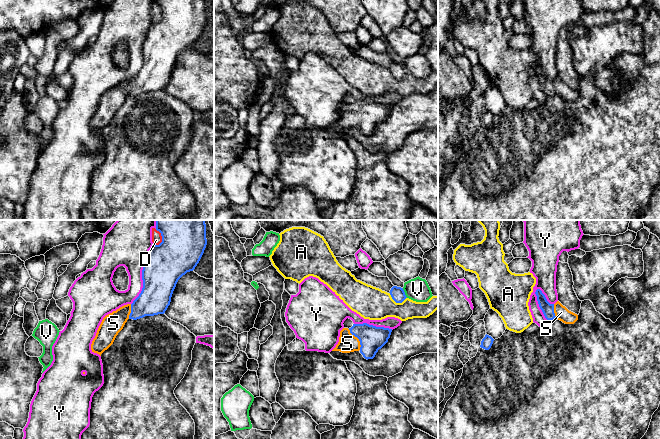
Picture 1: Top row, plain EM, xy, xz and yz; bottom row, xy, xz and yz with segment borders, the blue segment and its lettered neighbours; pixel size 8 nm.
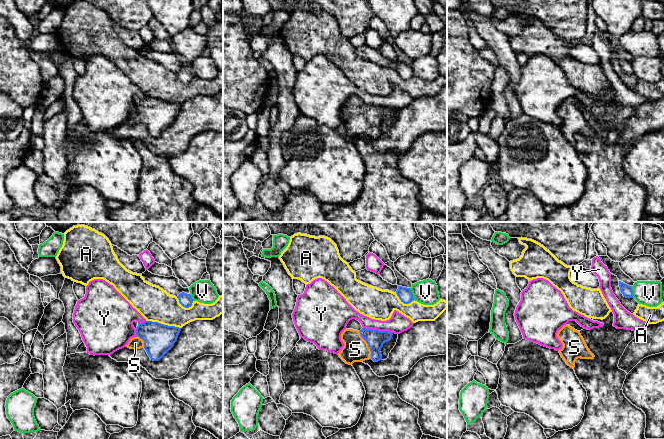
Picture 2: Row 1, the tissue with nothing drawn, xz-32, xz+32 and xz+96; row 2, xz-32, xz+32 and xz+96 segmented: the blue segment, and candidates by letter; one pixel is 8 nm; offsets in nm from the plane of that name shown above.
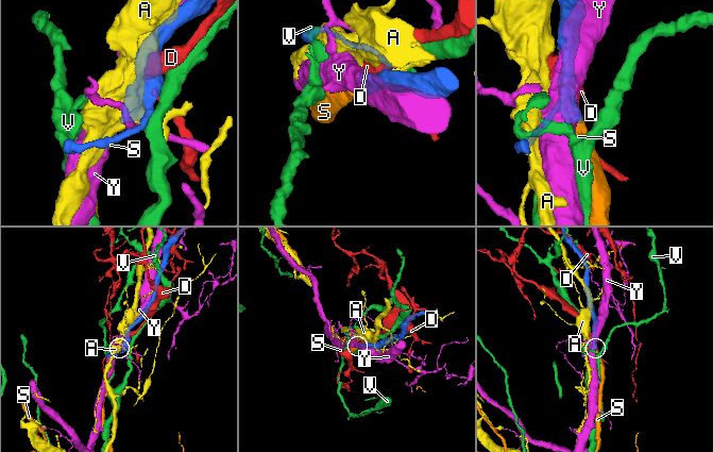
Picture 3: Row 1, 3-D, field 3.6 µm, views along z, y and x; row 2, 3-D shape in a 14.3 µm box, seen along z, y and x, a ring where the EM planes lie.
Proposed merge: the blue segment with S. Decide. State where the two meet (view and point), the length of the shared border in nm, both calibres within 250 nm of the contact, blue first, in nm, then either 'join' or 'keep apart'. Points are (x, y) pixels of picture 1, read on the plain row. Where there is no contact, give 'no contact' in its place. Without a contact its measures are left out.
meets blue in xz at (358, 114); contact 190 nm long; 200 nm thick on the blue side, 150 nm on the other; join

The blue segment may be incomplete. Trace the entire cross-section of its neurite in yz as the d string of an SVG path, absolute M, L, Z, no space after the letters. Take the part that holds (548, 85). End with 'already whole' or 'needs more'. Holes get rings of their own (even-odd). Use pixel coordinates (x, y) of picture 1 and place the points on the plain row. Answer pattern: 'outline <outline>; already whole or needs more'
outline M540 65L535 68L540 85L547 96L558 95L565 100L574 100L578 96L578 91L569 87L559 77L550 80Z; needs more

